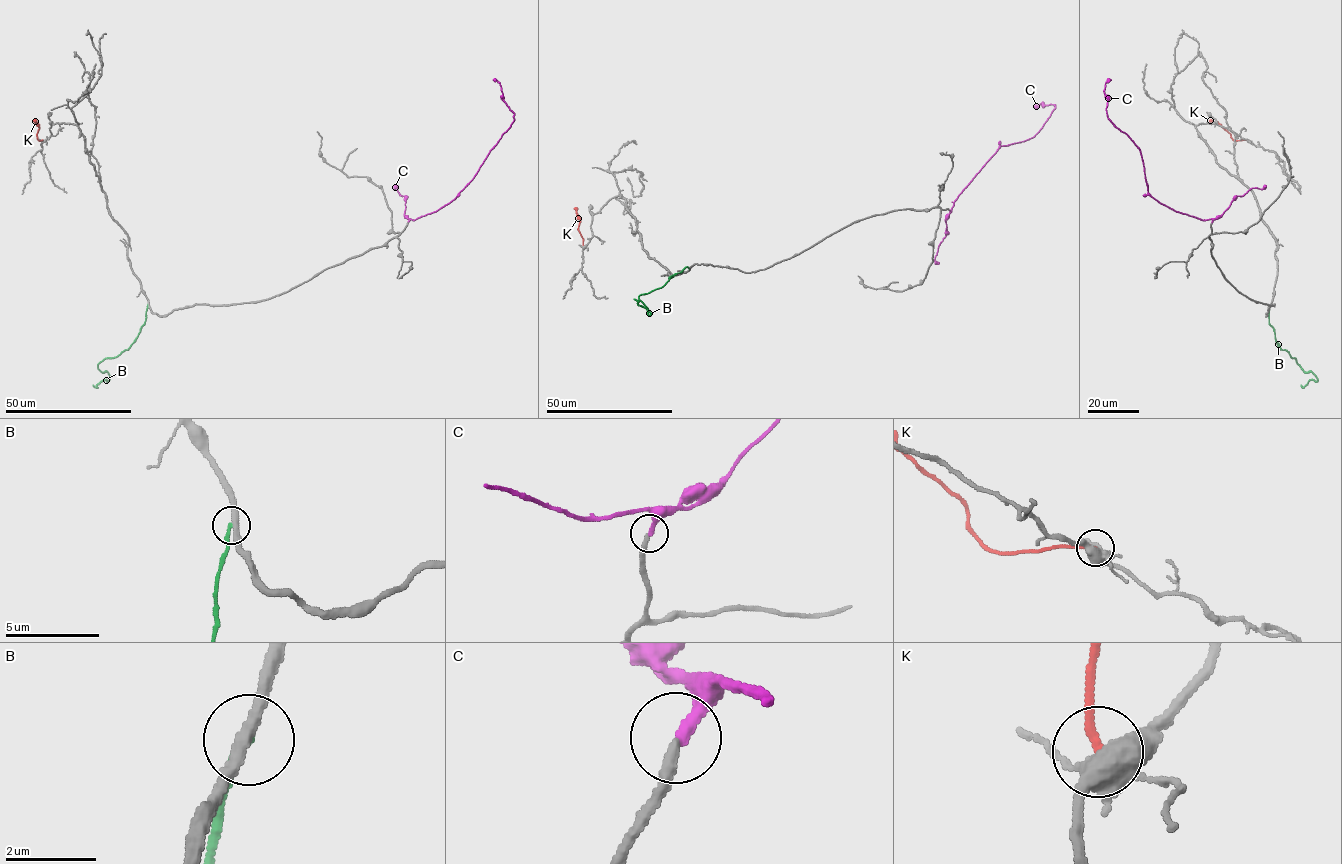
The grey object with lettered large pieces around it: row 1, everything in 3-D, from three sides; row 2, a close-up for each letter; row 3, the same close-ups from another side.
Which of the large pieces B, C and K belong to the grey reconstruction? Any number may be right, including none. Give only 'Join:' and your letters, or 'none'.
Join: C

